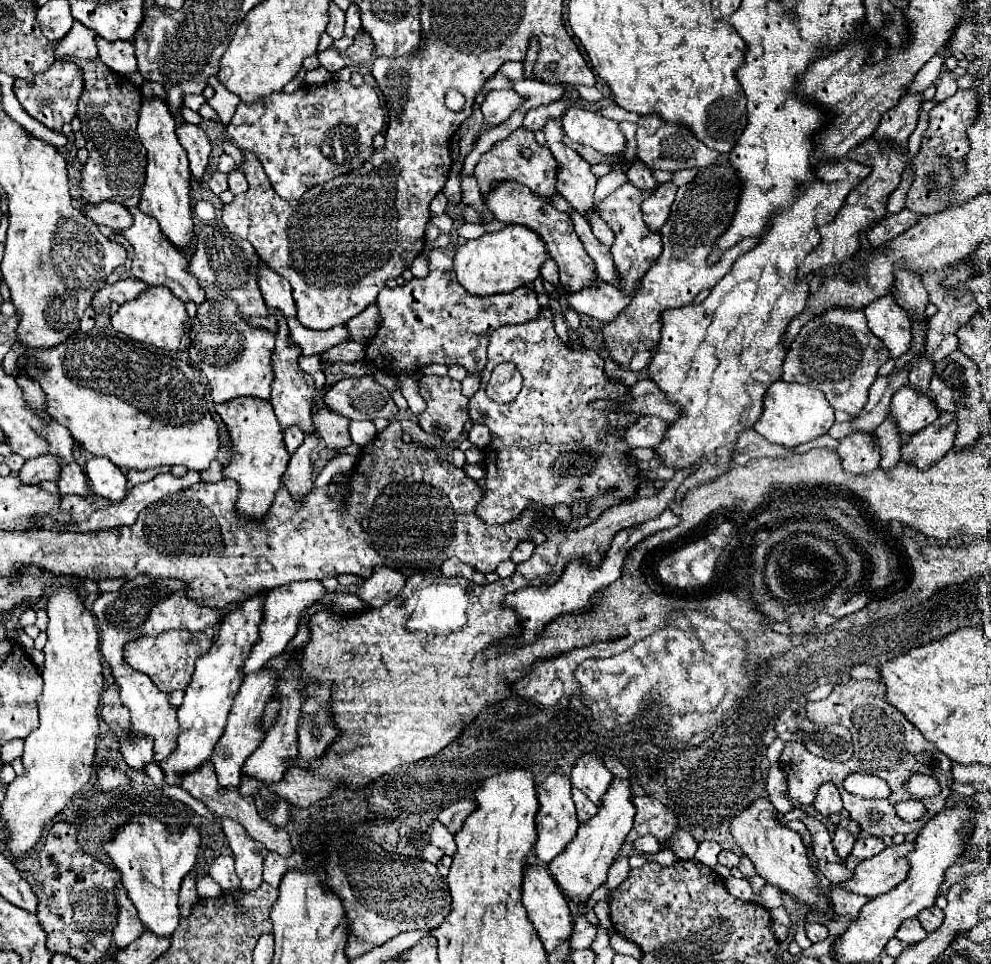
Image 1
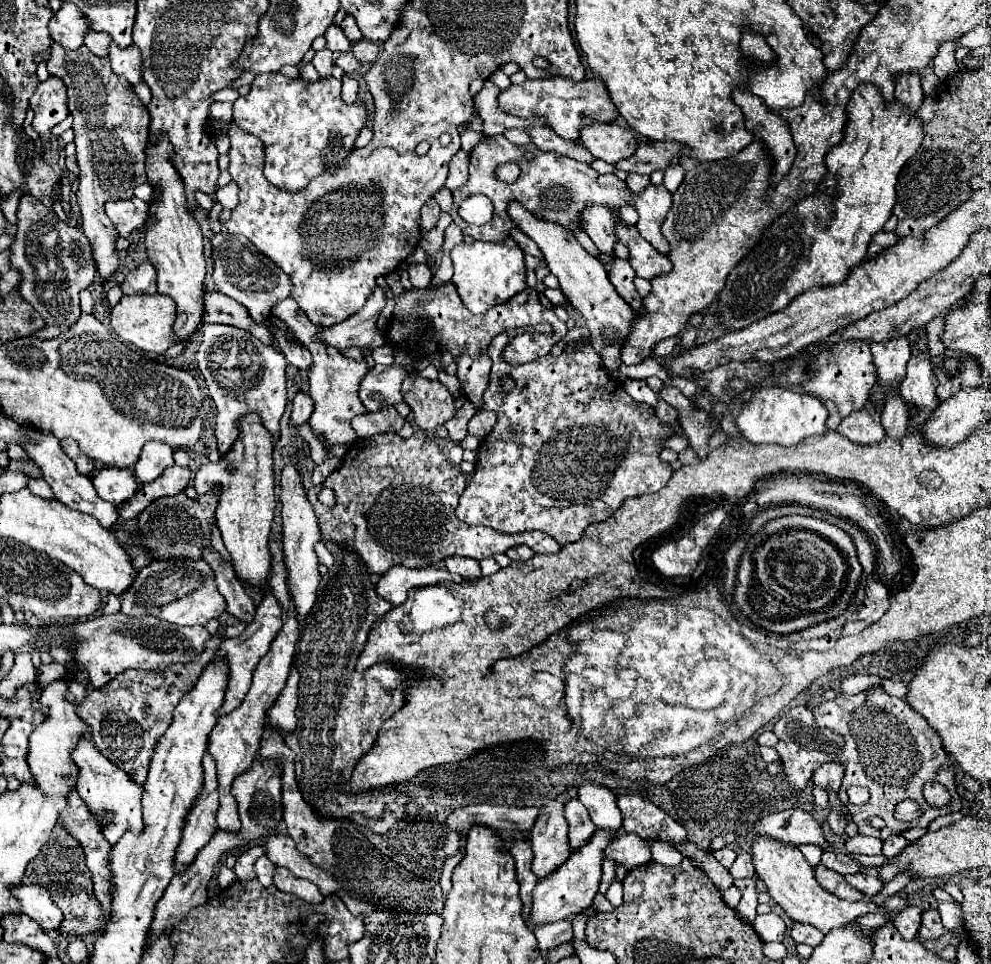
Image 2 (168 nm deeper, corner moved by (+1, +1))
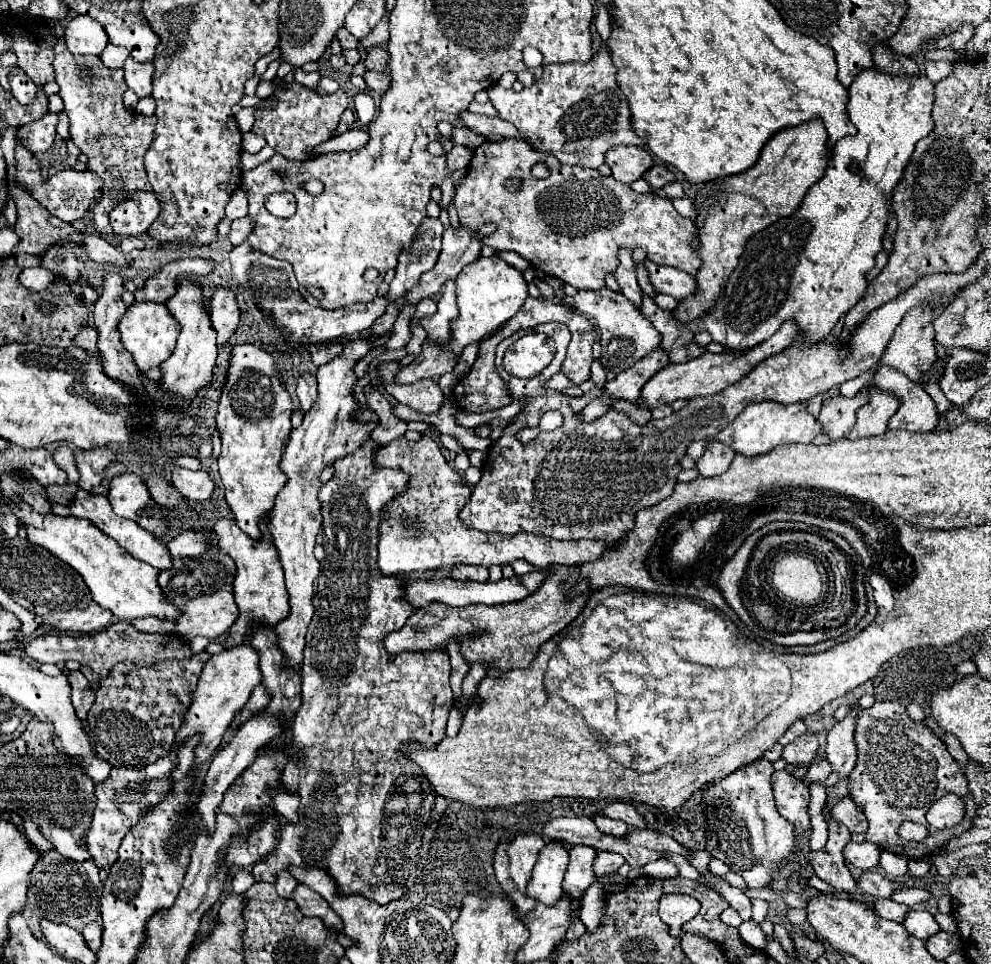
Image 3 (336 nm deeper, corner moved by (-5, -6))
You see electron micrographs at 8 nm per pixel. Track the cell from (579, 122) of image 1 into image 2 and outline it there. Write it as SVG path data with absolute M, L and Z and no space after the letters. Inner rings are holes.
M616 123L588 125L588 129L580 129L580 141L594 157L606 163L618 163L630 157L638 147L636 137Z

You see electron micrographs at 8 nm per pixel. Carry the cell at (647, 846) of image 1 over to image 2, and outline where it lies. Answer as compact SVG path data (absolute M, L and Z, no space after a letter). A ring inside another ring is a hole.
M630 833L616 837L604 853L606 853L608 859L622 863L626 869L640 867L640 865L644 865L652 859L648 841L642 839L640 835L630 835Z

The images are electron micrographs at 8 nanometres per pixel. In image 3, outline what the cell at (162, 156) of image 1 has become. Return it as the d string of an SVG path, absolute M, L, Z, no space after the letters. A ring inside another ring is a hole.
M182 282L176 290L176 294L166 302L170 314L176 318L176 322L180 324L180 334L176 340L176 348L170 354L168 360L164 360L160 364L160 386L170 392L172 396L184 398L184 400L194 400L200 392L200 388L204 388L214 374L214 362L216 362L216 334L214 328L210 326L210 316L208 310L202 304L202 290L198 284L192 282Z

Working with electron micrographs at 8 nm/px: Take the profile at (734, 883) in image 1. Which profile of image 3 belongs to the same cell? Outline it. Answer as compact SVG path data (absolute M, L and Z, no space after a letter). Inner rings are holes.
M726 908L720 916L720 920L726 924L726 926L732 926L732 928L738 928L742 924L742 918L738 916L738 912L734 908Z

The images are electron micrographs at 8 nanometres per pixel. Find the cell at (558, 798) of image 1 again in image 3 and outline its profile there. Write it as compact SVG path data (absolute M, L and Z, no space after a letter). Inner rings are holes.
M560 842L546 844L534 864L528 896L554 906L562 898L562 876L568 864L568 850Z

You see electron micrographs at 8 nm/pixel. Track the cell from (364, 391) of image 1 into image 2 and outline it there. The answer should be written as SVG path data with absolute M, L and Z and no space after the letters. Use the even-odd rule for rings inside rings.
M374 365L362 379L358 391L358 397L364 403L366 411L378 411L384 405L400 403L404 399L400 393L400 383L406 375L410 373L396 365Z

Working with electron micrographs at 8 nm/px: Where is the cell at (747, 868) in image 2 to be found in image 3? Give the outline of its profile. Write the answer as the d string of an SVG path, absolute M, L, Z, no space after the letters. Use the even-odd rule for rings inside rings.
M758 758L758 760L738 768L730 776L712 782L710 792L706 788L706 800L710 800L710 806L704 808L704 810L708 810L706 850L714 858L728 862L730 870L738 872L744 878L748 888L772 886L772 882L776 880L782 866L788 866L792 862L792 854L794 854L794 826L788 820L784 820L776 810L772 784L770 784L772 772L774 772L772 762L768 762L766 758Z

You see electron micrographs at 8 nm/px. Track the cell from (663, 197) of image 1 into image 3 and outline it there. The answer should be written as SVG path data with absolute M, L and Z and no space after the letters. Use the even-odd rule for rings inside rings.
M506 138L506 140L500 140L500 142L484 142L482 146L478 146L478 148L474 150L474 156L472 156L472 162L470 162L470 168L468 168L468 174L466 174L462 186L456 190L454 206L456 206L456 210L458 210L460 222L462 222L464 226L468 226L470 230L476 230L476 232L478 232L478 228L480 228L482 222L494 222L494 224L498 226L492 236L480 236L482 244L492 246L494 250L518 252L522 258L530 260L530 264L532 264L534 270L540 270L540 272L544 272L544 274L548 274L548 276L554 276L554 278L558 278L558 280L562 280L562 282L566 282L566 284L572 284L572 286L578 288L578 290L600 290L600 288L606 286L606 274L614 274L614 268L618 266L618 258L616 258L616 250L618 250L618 248L630 248L630 250L642 248L642 250L646 252L646 258L652 260L654 264L660 264L660 266L674 266L674 268L678 268L678 270L688 272L690 276L696 276L696 272L698 272L700 266L702 266L700 256L696 256L696 250L698 250L698 230L696 230L696 226L694 226L694 222L692 222L690 218L682 218L682 216L674 210L674 206L672 206L670 200L660 198L660 196L654 194L654 192L652 192L652 194L638 194L638 192L634 192L630 186L626 186L626 184L622 184L622 182L616 182L612 176L602 176L598 170L592 170L592 168L562 166L558 160L554 160L554 156L536 152L536 150L532 150L524 140L516 140L516 138ZM538 162L546 164L548 170L550 170L550 174L548 174L546 178L542 178L542 180L538 180L538 178L532 176L532 166L538 164ZM512 178L522 180L518 192L510 192L510 190L506 188L506 180L512 180Z

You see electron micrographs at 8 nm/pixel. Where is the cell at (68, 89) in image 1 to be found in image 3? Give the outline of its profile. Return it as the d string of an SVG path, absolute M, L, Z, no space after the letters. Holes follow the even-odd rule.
M48 112L42 120L20 126L16 132L16 142L22 144L24 148L28 148L32 154L42 154L54 142L56 124L58 124L58 116Z

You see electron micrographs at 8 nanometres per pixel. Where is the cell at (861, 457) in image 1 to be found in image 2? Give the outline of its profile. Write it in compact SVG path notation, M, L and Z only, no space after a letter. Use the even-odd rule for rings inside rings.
M880 409L854 411L838 425L836 431L848 437L852 443L860 443L860 445L878 445L886 435L880 423Z

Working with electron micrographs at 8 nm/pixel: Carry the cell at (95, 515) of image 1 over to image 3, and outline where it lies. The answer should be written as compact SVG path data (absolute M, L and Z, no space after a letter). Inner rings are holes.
M176 468L172 472L172 484L178 488L178 492L186 500L202 502L212 496L212 480L206 470L186 470L186 468Z

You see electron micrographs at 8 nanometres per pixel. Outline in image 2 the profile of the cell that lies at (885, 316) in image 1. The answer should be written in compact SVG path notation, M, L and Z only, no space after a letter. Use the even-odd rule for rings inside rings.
M898 337L896 341L880 341L880 345L870 345L874 355L874 365L878 367L880 385L900 383L906 375L906 363L910 359L908 337Z

